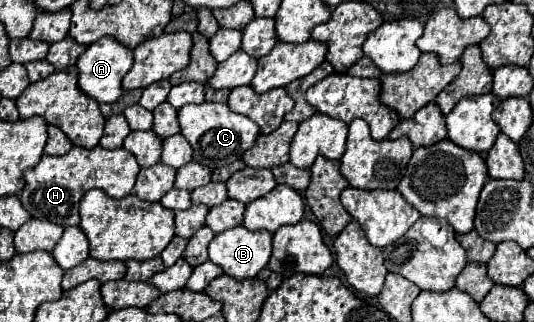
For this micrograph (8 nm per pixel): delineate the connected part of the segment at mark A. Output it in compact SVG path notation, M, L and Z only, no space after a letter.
M102 37L98 43L92 43L78 59L78 87L84 95L94 97L98 103L114 103L122 95L122 77L130 71L132 67L132 51L122 47L118 41L112 37Z

